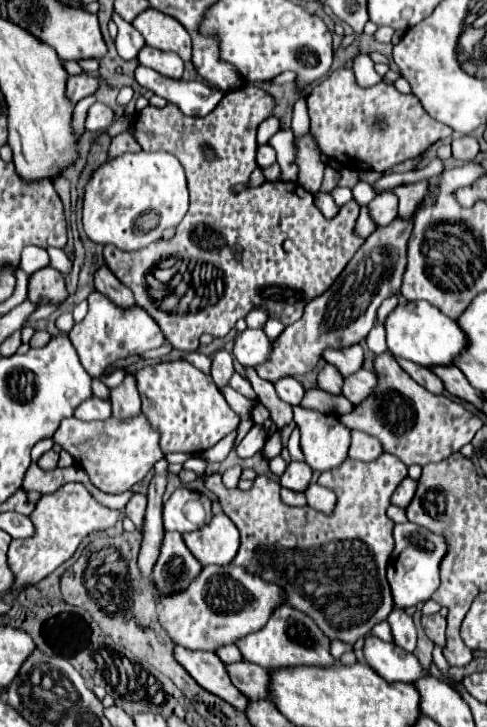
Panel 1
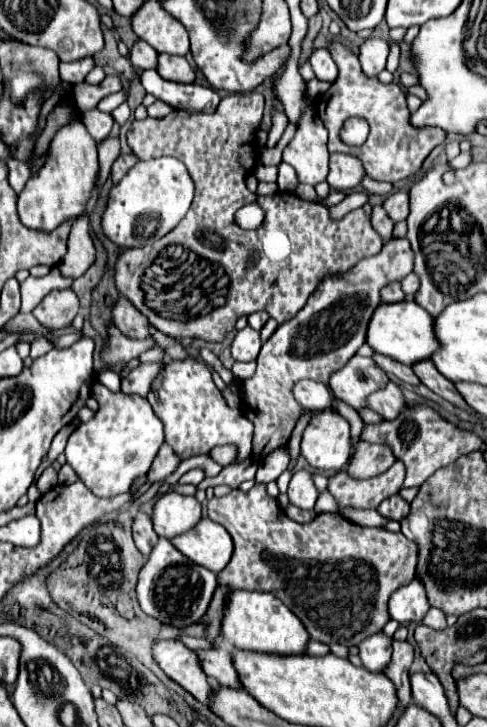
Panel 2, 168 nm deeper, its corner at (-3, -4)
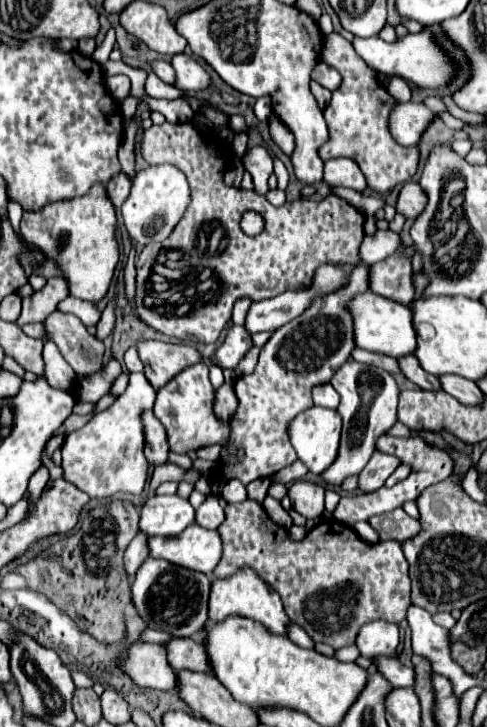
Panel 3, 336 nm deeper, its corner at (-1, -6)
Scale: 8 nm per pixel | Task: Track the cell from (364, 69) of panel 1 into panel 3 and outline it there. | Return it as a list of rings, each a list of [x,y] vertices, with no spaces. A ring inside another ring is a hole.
[[[421,30],[419,34],[407,34],[405,38],[397,38],[397,42],[393,42],[393,44],[381,40],[379,36],[355,38],[353,48],[365,60],[365,64],[369,68],[373,68],[375,72],[387,74],[387,76],[397,74],[397,76],[405,78],[407,82],[427,86],[427,88],[443,86],[449,80],[451,70],[453,70],[453,64],[449,62],[449,58],[445,58],[445,54],[433,42],[433,36],[427,30]]]

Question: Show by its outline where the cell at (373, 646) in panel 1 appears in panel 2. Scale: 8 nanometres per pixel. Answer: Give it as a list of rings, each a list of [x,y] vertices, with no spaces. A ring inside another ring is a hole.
[[[383,632],[367,636],[367,640],[359,644],[359,656],[363,660],[363,666],[371,672],[383,672],[383,668],[391,660],[391,642],[393,638]]]

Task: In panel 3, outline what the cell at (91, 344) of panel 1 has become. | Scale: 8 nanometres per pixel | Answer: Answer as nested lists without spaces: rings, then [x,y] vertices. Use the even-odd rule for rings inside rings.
[[[129,348],[129,350],[125,352],[125,366],[127,366],[129,372],[141,372],[141,370],[143,370],[143,364],[141,364],[135,348]]]

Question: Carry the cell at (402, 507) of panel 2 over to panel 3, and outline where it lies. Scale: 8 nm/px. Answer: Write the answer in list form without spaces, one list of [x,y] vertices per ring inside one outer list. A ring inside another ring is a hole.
[[[403,508],[373,516],[373,518],[369,518],[369,524],[379,532],[381,540],[395,538],[395,540],[403,542],[403,538],[411,538],[419,530],[419,522],[411,516],[407,516]]]

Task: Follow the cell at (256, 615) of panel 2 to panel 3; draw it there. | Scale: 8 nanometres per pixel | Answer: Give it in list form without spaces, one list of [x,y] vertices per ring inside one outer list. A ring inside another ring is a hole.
[[[241,568],[237,574],[233,574],[231,578],[225,578],[225,580],[213,578],[213,590],[211,590],[211,598],[209,598],[209,620],[213,624],[217,624],[217,622],[227,620],[229,616],[241,616],[241,618],[257,620],[275,636],[287,636],[289,624],[291,624],[277,592],[273,588],[269,588],[257,576],[255,570],[249,570],[249,568]]]

